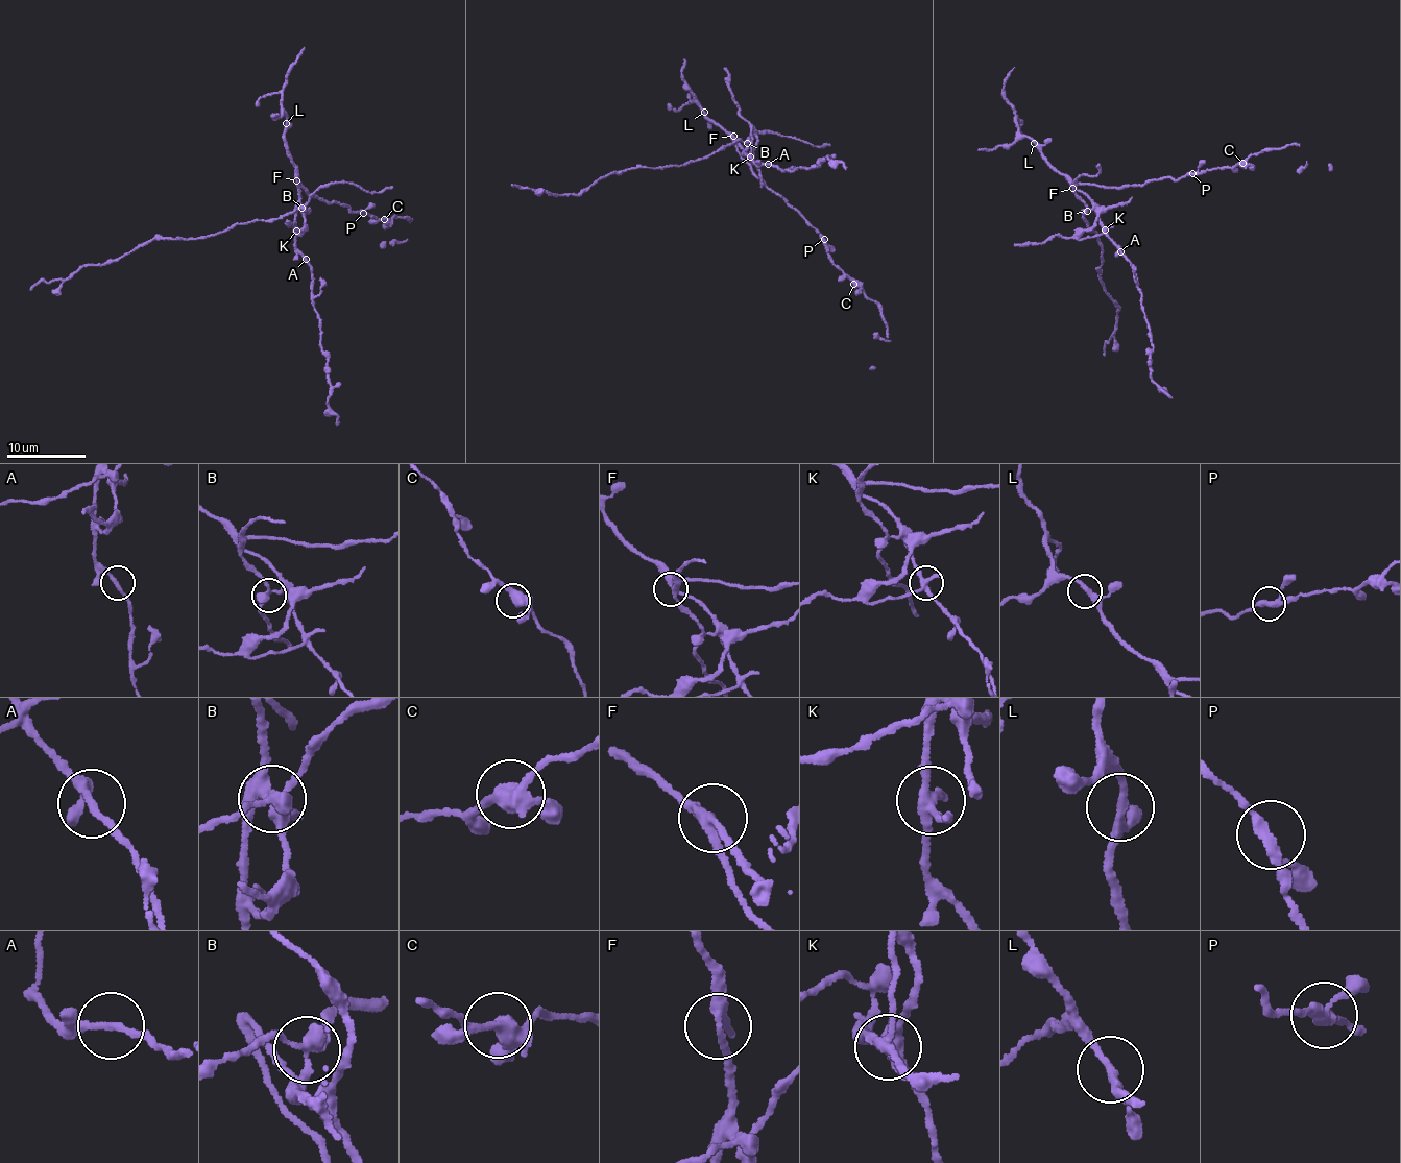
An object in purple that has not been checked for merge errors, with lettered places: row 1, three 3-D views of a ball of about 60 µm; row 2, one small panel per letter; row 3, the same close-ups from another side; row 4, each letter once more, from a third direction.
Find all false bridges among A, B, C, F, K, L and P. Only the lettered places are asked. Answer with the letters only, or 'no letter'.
B, K

